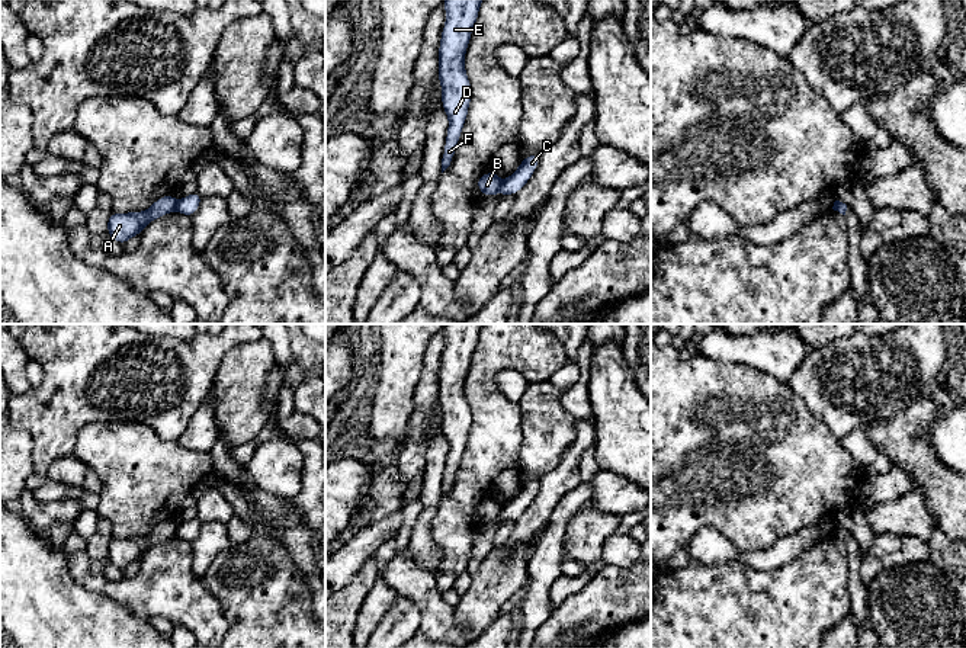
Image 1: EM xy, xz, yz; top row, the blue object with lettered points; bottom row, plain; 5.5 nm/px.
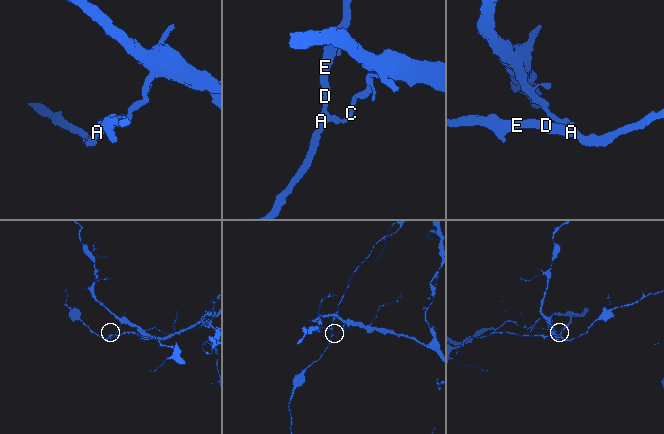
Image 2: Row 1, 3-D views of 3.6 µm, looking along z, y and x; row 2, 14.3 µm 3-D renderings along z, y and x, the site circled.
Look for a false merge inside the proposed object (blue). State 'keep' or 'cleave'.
cleave

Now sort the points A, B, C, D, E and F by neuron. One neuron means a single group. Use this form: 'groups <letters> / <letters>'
groups A B D E F / C

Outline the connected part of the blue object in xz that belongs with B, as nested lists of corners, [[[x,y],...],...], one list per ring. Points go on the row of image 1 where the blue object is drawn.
[[[490,171],[476,180],[476,186],[484,196],[491,196],[500,192],[501,180],[495,171]]]

